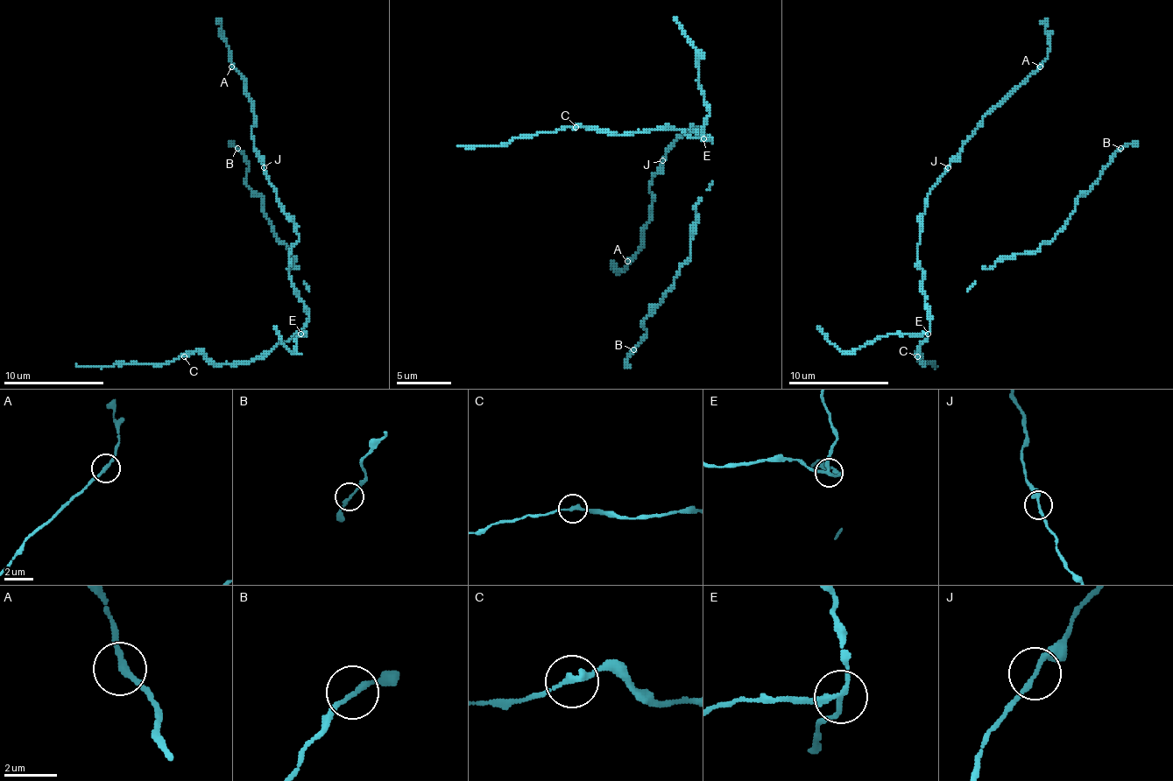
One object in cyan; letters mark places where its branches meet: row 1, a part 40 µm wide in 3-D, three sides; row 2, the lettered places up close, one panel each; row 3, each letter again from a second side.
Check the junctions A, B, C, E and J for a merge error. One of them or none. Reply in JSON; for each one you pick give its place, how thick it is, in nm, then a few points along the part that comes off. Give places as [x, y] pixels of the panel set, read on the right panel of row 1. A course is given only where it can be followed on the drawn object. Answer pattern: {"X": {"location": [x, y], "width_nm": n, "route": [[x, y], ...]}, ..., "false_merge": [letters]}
{"E": {"location": [928, 334], "width_nm": 190, "route": [[928, 334], [897, 334], [844, 351], [817, 327]]}, "false_merge": ["E"]}

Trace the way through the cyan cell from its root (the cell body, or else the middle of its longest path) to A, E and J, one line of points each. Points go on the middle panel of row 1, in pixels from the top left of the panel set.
A: (690, 127), (702, 130), (676, 137), (652, 176), (652, 220), (644, 230), (644, 244), (627, 261)
E: (690, 127), (690, 132), (704, 135), (712, 140), (704, 137)
J: (690, 127), (702, 130), (690, 130), (676, 137), (663, 159)

